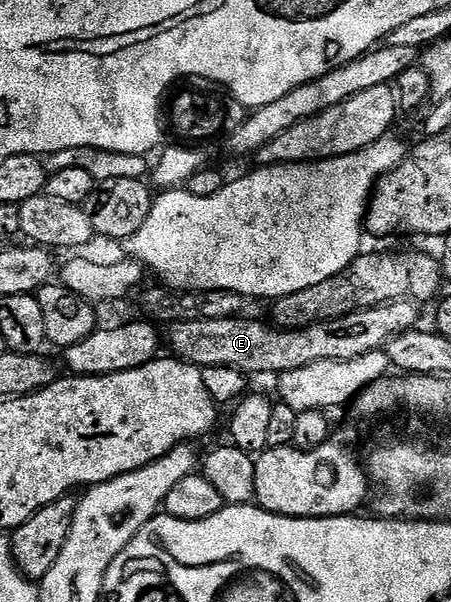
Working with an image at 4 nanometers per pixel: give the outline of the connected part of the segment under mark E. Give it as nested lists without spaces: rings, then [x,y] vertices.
[[[405,298],[367,310],[353,310],[351,314],[345,314],[336,320],[324,320],[295,330],[282,330],[269,321],[257,322],[254,318],[246,318],[247,316],[171,322],[168,326],[169,353],[199,368],[227,366],[242,370],[248,376],[277,376],[292,372],[292,368],[304,368],[304,364],[316,364],[316,360],[356,360],[356,356],[364,356],[364,352],[381,350],[386,347],[388,340],[392,340],[392,336],[400,336],[400,332],[408,332],[419,325],[418,310],[419,303]]]

